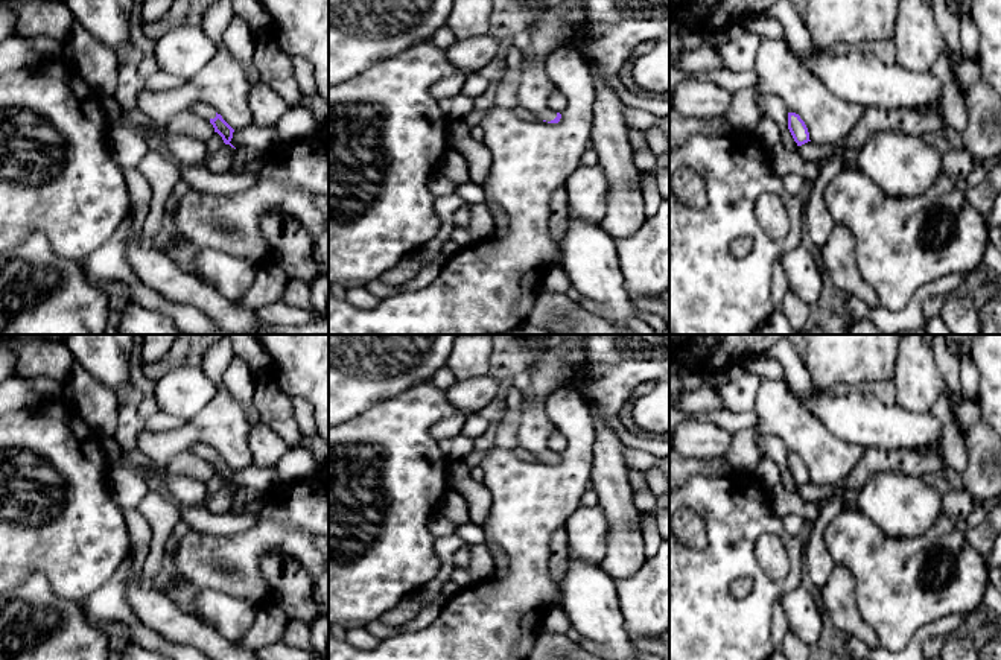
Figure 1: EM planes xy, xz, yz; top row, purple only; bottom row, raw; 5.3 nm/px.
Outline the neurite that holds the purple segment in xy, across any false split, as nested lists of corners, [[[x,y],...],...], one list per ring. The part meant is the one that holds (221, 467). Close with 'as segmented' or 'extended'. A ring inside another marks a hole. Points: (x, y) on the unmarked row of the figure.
[[[195,444],[190,447],[189,452],[208,461],[213,465],[214,473],[218,473],[222,478],[224,484],[234,488],[230,484],[233,479],[234,470],[211,447],[205,446],[205,444]]]; extended

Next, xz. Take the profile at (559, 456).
[[[560,345],[535,362],[534,370],[529,373],[532,392],[537,398],[535,403],[522,398],[516,411],[505,405],[500,408],[502,421],[513,412],[519,415],[516,430],[517,446],[531,450],[548,464],[558,464],[561,455],[548,447],[548,439],[557,427],[546,414],[546,401],[551,394],[567,385],[569,376],[578,366],[569,362],[567,356],[569,348]]]; extended

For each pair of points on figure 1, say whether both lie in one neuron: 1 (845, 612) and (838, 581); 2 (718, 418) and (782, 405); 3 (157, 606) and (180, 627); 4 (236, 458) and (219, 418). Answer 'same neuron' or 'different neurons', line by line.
1: same neuron
2: different neurons
3: same neuron
4: same neuron

